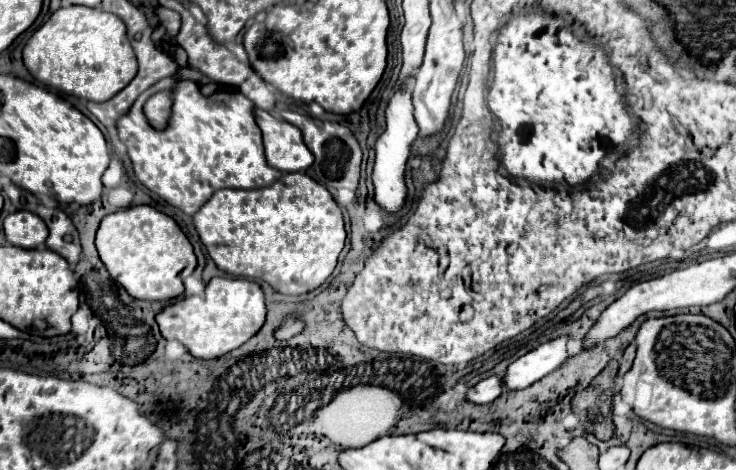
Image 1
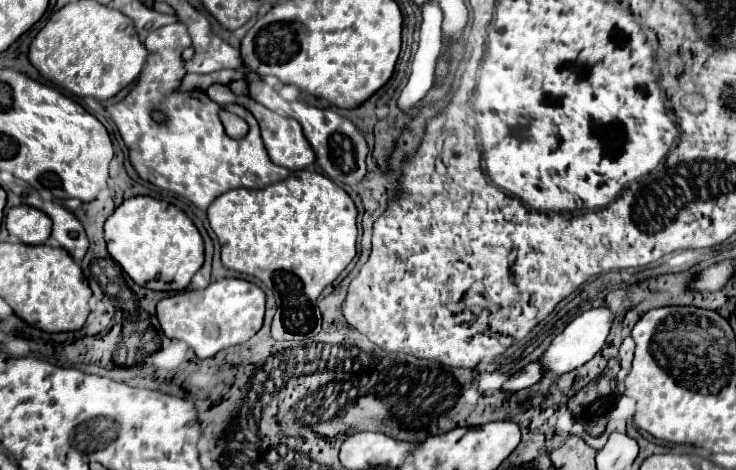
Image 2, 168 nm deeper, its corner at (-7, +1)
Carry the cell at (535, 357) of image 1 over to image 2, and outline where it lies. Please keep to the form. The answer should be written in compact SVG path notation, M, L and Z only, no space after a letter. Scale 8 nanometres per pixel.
M597 307L597 309L589 309L581 315L577 315L567 327L563 333L559 333L551 347L547 349L547 353L539 359L543 363L543 369L545 373L567 373L571 369L577 369L581 365L585 365L589 359L593 359L593 355L605 345L605 339L609 335L609 329L611 329L611 323L613 323L613 313L609 307Z

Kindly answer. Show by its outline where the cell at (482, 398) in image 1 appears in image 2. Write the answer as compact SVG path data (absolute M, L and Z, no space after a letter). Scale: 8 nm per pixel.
M529 363L527 367L523 367L521 371L517 371L515 375L509 377L509 381L503 385L505 391L519 391L519 389L525 389L525 387L531 387L535 385L537 381L541 381L543 377L543 367L541 363Z

